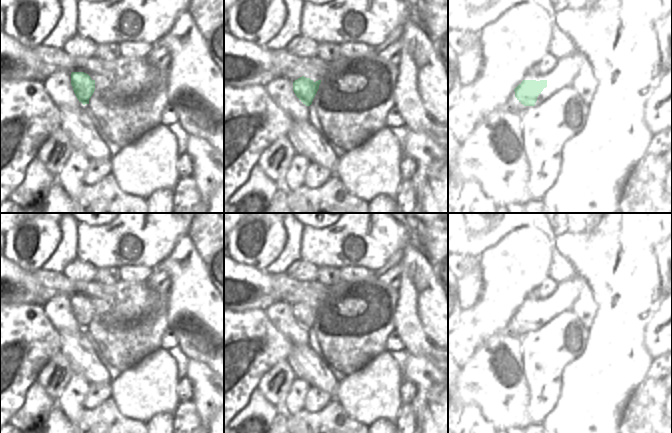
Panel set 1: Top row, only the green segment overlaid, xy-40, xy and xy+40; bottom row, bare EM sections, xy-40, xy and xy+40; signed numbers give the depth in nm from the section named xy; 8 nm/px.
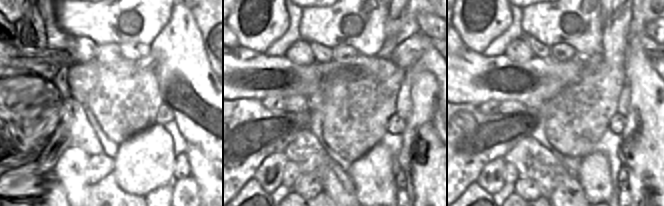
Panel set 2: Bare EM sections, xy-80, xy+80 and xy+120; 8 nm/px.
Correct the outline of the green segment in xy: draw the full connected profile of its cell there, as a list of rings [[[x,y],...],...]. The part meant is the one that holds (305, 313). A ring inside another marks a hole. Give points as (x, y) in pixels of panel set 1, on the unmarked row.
[[[304,300],[293,306],[293,315],[297,322],[306,330],[310,330],[319,313],[321,304],[314,306]]]

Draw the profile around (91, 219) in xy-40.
[[[71,213],[75,220],[88,226],[104,226],[113,222],[119,213]]]

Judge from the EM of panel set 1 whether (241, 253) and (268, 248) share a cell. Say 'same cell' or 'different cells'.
same cell

